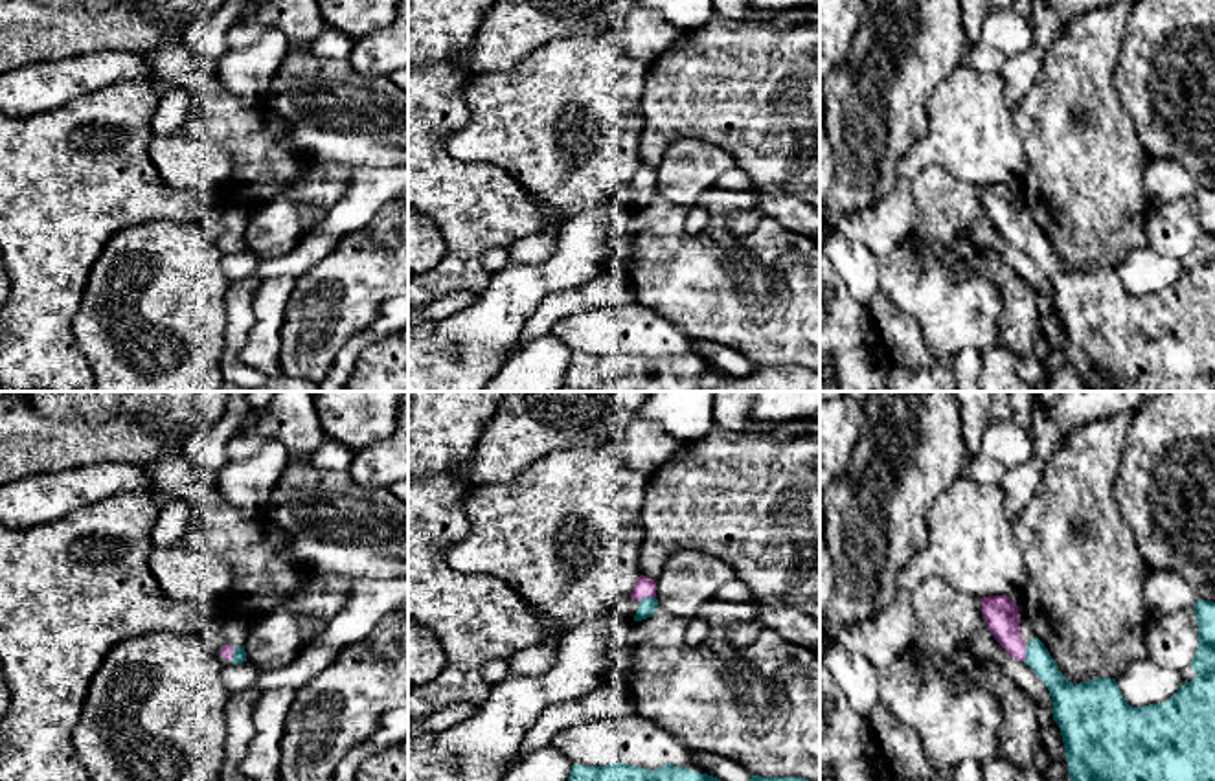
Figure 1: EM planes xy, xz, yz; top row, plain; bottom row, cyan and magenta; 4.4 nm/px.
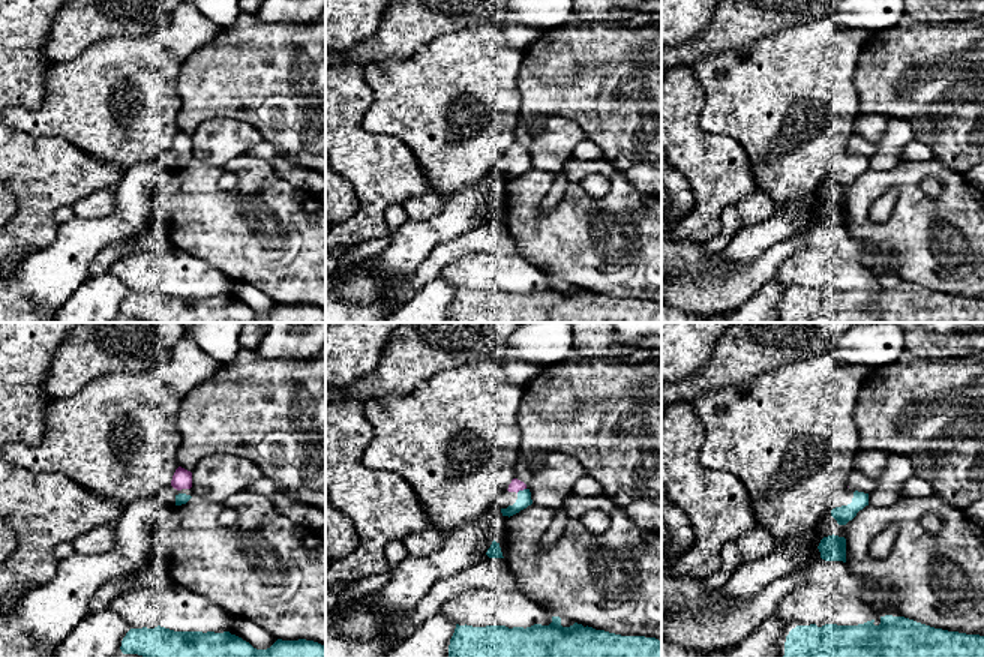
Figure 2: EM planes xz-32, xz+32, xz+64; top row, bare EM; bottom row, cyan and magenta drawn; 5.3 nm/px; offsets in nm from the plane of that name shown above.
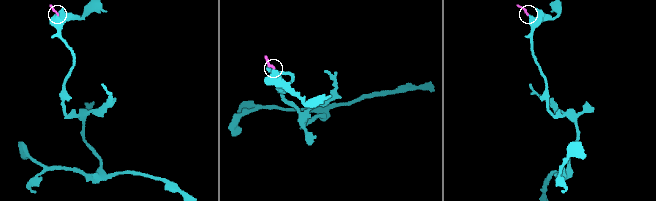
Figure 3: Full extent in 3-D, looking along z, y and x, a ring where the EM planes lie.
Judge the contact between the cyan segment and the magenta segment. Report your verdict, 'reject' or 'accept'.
accept

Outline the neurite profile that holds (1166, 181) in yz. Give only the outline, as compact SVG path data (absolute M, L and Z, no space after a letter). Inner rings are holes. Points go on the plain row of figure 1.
M1151 160L1143 173L1149 206L1193 197L1198 189L1197 175L1175 160Z

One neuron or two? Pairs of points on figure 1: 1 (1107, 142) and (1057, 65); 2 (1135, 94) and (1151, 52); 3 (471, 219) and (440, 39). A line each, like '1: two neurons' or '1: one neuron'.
1: one neuron
2: one neuron
3: one neuron

